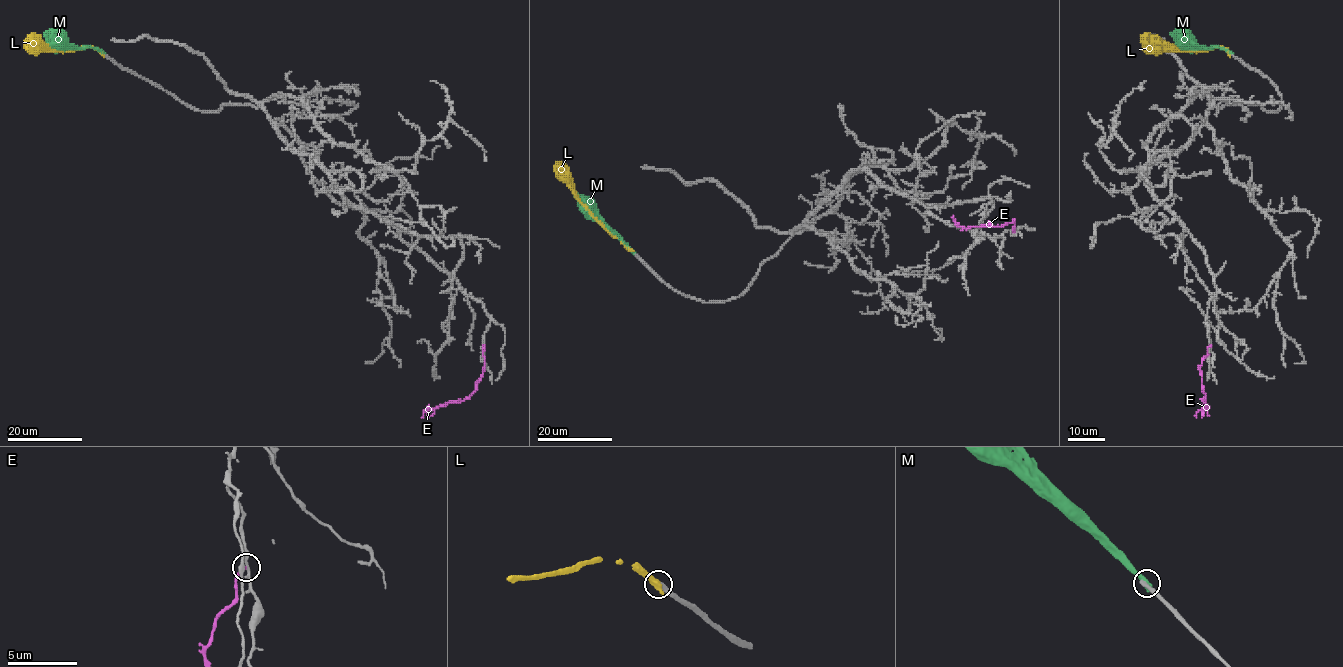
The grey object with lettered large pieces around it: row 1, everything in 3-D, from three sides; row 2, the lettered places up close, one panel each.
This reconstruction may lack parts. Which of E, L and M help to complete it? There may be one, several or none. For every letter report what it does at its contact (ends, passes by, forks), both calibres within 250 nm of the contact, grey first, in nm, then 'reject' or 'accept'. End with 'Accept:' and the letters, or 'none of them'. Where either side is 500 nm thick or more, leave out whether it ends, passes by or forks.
E: it ends | 240/220 nm | reject
L: 320/500 nm | accept
M: it ends | 360/440 nm | reject
Accept: L

